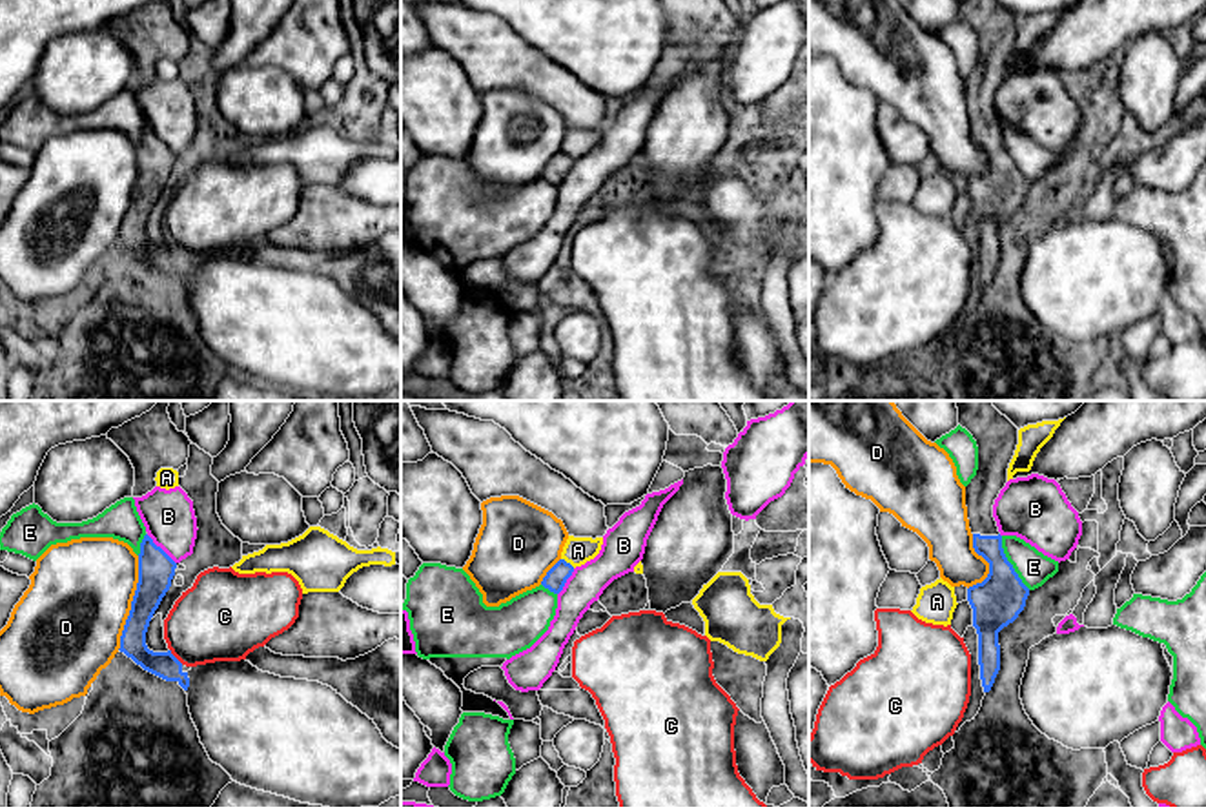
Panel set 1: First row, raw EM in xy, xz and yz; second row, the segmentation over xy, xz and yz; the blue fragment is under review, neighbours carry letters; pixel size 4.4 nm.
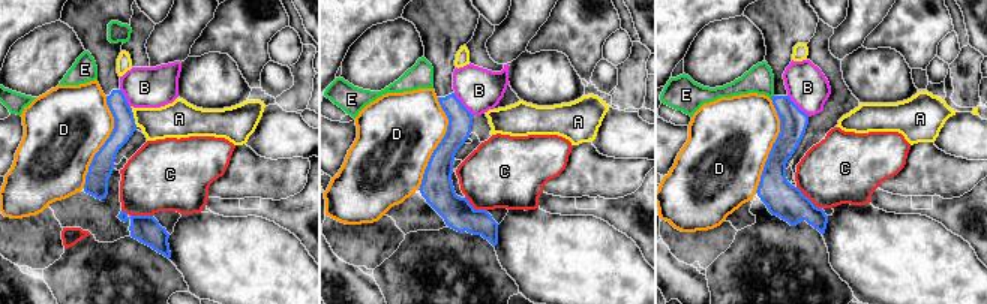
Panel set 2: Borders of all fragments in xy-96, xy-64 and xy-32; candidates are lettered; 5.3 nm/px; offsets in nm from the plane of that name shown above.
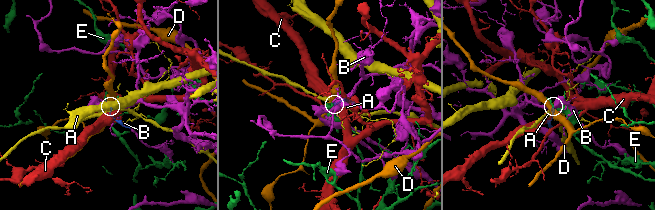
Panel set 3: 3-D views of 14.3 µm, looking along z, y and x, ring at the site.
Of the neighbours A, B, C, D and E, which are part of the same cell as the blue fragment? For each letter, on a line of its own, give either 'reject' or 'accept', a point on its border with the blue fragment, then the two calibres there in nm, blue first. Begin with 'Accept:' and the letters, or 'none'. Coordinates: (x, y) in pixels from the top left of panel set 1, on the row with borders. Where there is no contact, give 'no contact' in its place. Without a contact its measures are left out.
Accept: none
A: reject; contact xz (569, 563); calibres 90 and 120 nm
B: reject; contact xy (161, 549); calibres 160 and 220 nm
C: reject; contact xy (173, 656); calibres 120 and 360 nm
D: reject; contact xy (132, 603); calibres 160 and 460 nm
E: reject; contact yz (1010, 563); calibres 220 and 150 nm

